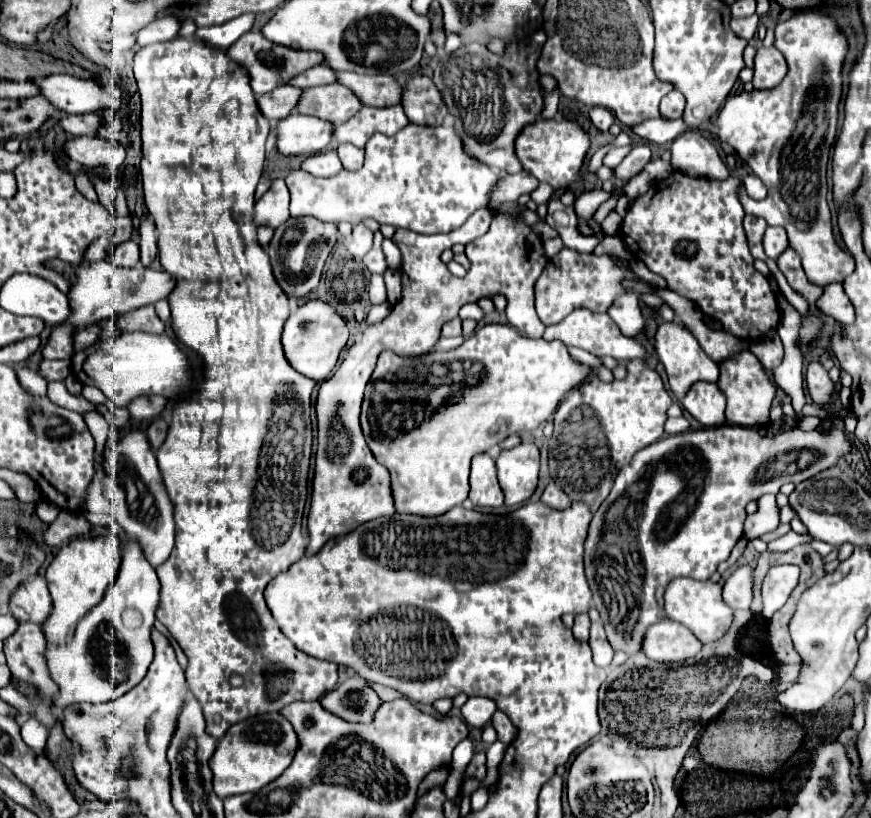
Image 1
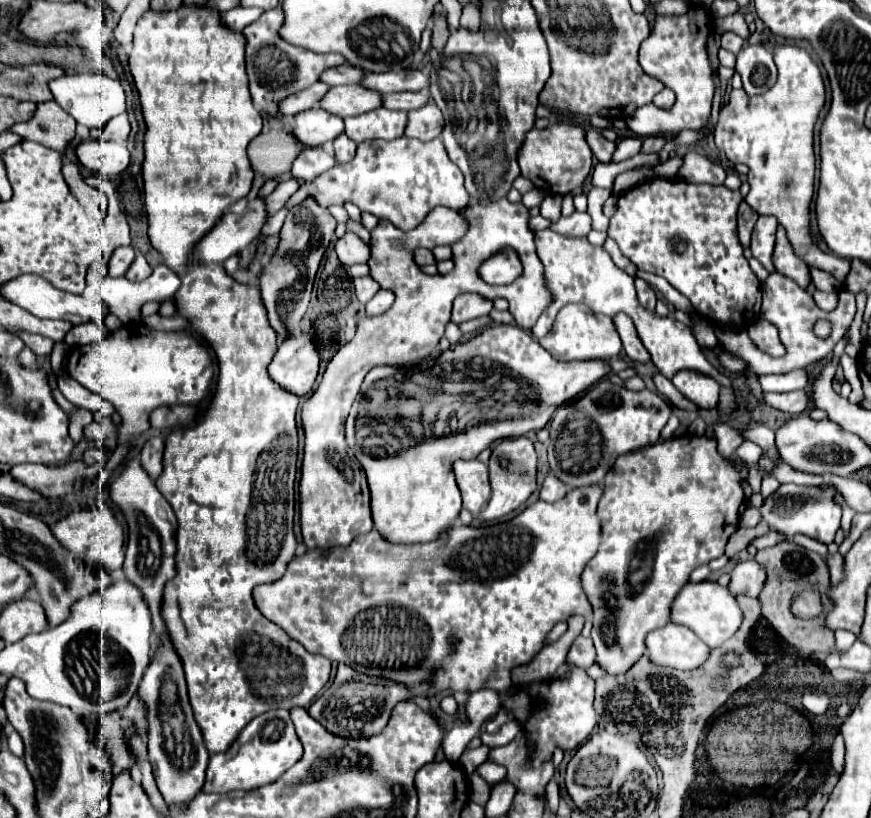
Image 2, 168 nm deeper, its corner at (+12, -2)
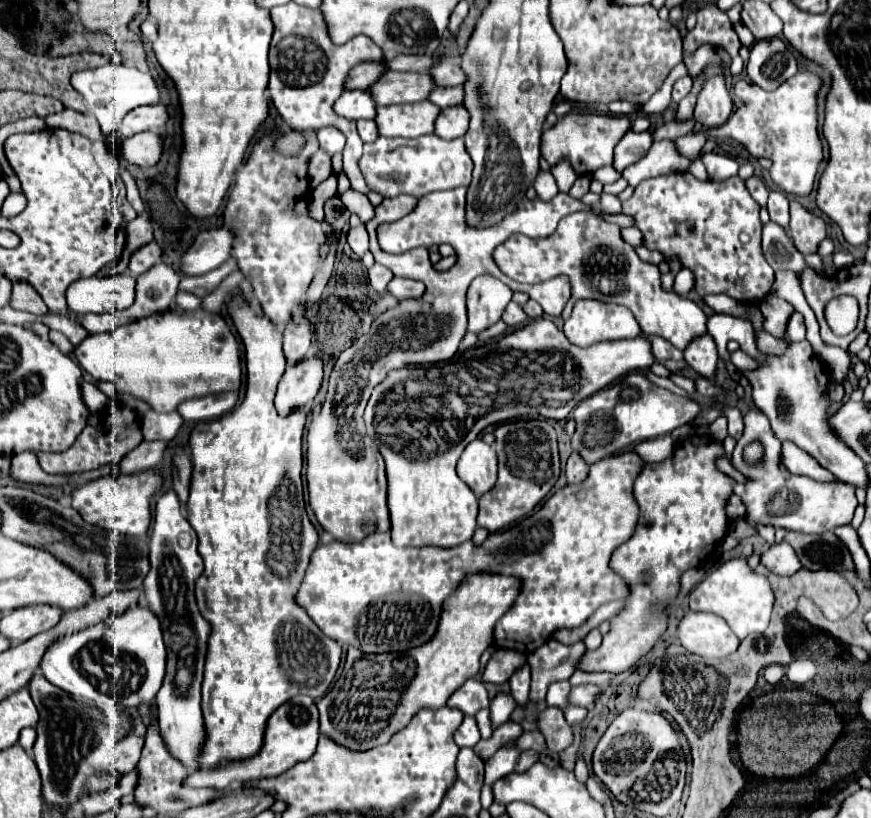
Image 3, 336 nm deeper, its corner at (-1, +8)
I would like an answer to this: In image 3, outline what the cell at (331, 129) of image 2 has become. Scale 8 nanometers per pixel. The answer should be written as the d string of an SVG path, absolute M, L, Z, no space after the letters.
M354 90L354 92L344 92L332 106L332 110L346 118L346 120L372 120L376 106L370 100L370 94L366 90Z

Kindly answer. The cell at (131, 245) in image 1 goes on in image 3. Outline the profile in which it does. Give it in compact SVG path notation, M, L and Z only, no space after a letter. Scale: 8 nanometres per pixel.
M150 242L150 244L144 244L142 248L138 248L138 250L130 256L128 268L130 268L134 274L142 274L142 272L146 272L146 268L154 266L158 260L160 260L160 248L158 248L156 242Z

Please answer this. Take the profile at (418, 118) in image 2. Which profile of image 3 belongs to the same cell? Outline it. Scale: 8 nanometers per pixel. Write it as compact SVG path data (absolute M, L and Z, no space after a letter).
M462 104L442 108L436 122L434 122L434 134L444 138L444 140L462 138L466 134L468 120L470 120L470 116L468 116L468 112L466 112L466 108Z

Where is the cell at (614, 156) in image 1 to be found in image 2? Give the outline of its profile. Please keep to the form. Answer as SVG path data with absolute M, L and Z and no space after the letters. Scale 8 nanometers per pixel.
M629 136L629 138L619 140L619 142L617 142L617 150L615 150L615 154L613 154L613 160L615 160L615 162L621 162L621 160L627 160L627 158L639 154L639 152L641 152L641 142L643 142L643 140L641 140L639 136Z

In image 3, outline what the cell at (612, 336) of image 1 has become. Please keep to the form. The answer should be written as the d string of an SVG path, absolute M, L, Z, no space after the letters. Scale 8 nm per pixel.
M578 300L574 304L572 316L564 322L564 334L566 338L580 348L588 348L590 344L604 342L604 340L622 340L622 338L636 338L640 334L640 328L636 328L636 320L632 312L618 304L606 304L598 300Z

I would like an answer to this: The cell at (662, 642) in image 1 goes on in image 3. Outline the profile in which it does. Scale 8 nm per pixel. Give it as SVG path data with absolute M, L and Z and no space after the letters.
M692 610L680 618L676 626L676 638L688 652L704 658L726 658L736 652L740 644L720 616Z

